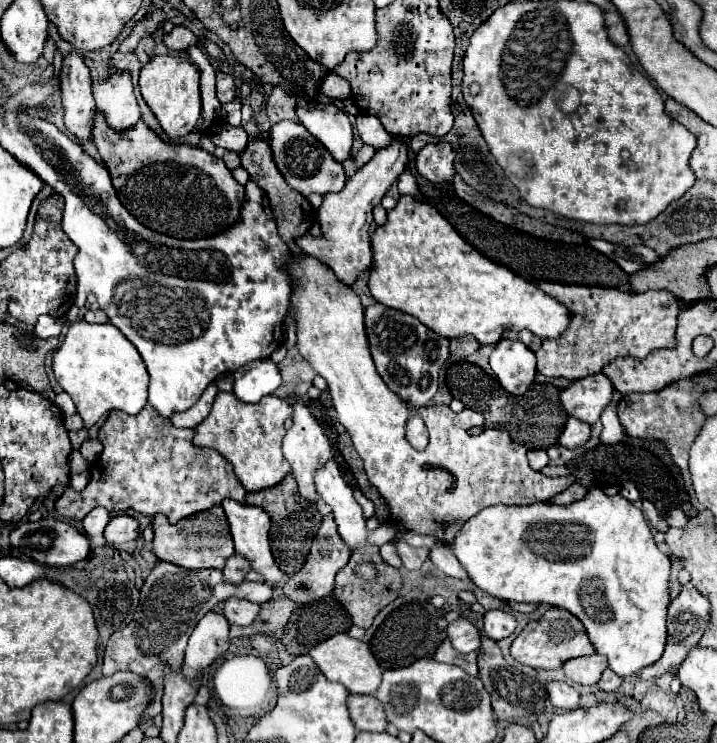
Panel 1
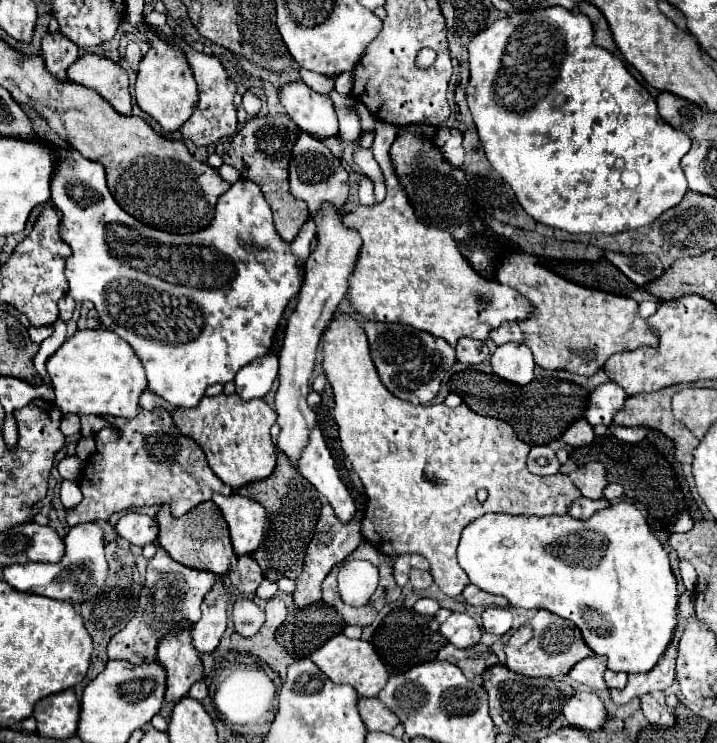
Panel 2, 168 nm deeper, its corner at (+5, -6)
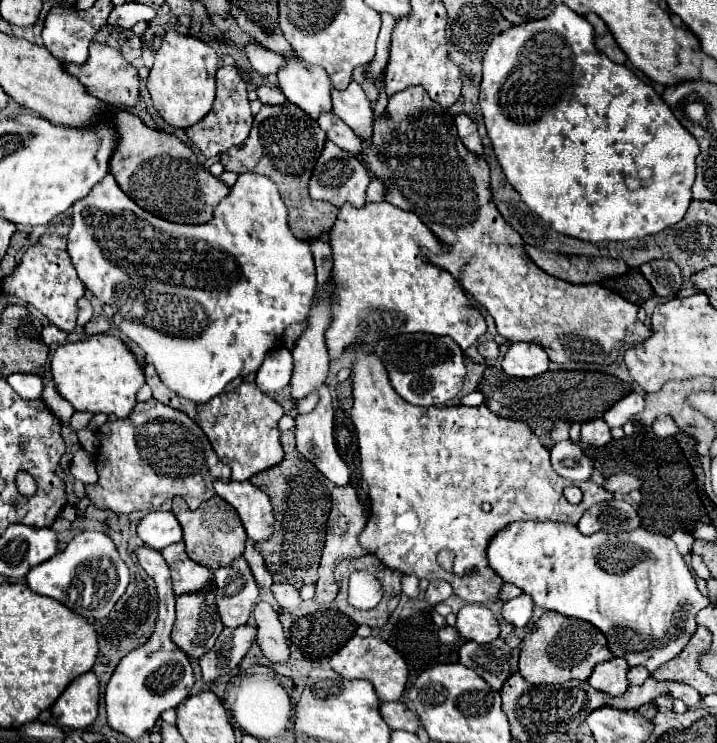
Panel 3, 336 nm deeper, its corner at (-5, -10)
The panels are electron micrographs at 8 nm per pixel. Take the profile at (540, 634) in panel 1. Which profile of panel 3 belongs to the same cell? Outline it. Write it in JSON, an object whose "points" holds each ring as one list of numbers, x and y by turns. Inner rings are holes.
{"points":[[544,612,540,620,530,628,530,632,520,642,520,674,530,684,564,684,568,680,586,680,592,668,612,654,606,646,606,638,592,624,568,618,558,612]]}

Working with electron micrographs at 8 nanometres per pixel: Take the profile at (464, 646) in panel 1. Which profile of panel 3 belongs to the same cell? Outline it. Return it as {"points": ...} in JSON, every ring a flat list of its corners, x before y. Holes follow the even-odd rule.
{"points":[[466,604,460,612,458,612,458,620,456,620,456,630,460,632,462,638,466,640,474,640,478,644,486,644,498,638,500,634,500,626,498,620,494,618,494,614,482,606,482,604]]}

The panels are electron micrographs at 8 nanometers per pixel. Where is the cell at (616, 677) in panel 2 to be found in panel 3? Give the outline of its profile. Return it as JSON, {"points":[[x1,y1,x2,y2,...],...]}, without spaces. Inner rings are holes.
{"points":[[642,666,628,670,628,684,630,684,630,686,634,686,634,684,644,684,646,678,648,678,648,670,644,670]]}

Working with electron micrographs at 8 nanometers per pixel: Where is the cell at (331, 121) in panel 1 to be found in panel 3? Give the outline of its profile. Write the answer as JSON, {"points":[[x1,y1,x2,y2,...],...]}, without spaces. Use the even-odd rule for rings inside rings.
{"points":[[286,56,288,66,278,72,280,90,288,102,300,106,310,118,332,112,332,82,320,66,310,66,298,56]]}

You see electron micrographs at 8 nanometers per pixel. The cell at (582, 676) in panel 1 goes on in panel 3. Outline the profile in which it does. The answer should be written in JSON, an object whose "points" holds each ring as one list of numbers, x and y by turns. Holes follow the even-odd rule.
{"points":[[612,658,608,662,596,664,588,682,600,692,606,692,610,696,622,696,628,690,626,672,628,672,626,660,624,658]]}

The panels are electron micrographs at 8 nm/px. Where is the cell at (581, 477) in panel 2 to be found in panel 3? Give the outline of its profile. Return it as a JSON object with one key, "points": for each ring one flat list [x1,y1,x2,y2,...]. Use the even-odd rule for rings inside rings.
{"points":[[622,472,622,474,616,474,616,476,606,478,604,484,602,484,602,488,604,490,608,488,610,494,614,494,614,496,626,496,630,490,640,488,640,480,636,476,632,476,632,474]]}

